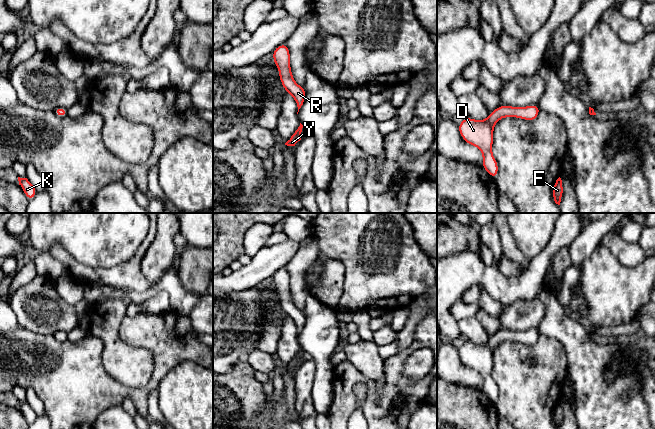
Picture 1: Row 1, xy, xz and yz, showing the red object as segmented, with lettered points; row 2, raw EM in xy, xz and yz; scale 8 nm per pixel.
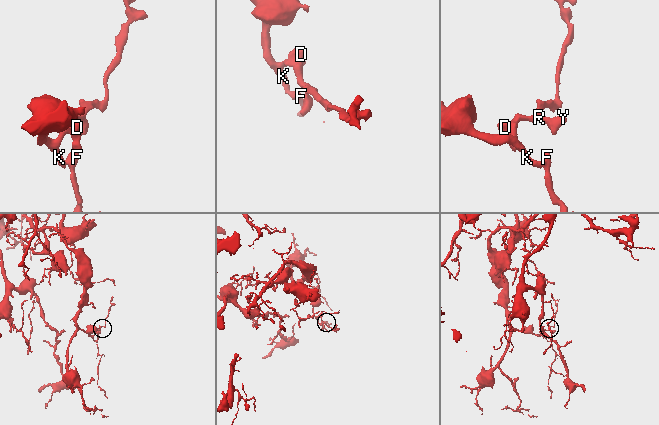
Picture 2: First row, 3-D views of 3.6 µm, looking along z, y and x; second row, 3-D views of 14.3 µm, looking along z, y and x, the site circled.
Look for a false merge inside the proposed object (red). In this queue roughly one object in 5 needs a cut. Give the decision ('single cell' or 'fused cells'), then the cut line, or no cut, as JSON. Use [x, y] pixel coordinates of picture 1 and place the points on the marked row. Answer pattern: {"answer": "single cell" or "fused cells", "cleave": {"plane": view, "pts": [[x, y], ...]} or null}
{"answer": "single cell", "cleave": null}

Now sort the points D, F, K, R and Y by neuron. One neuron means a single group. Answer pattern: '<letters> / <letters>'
D F K R Y

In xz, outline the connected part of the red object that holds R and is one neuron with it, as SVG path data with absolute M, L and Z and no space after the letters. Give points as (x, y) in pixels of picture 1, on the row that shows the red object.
M285 43L279 45L273 51L272 56L274 59L274 63L276 64L280 72L279 77L284 87L284 90L294 97L299 112L299 109L305 101L306 92L305 89L299 86L293 79L289 62L290 51L287 45Z

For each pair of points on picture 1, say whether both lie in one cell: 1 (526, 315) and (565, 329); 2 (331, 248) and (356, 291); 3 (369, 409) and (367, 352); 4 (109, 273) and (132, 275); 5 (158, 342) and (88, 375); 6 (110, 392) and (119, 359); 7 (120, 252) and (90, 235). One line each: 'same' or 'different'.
1: different
2: same
3: different
4: same
5: same
6: different
7: same

